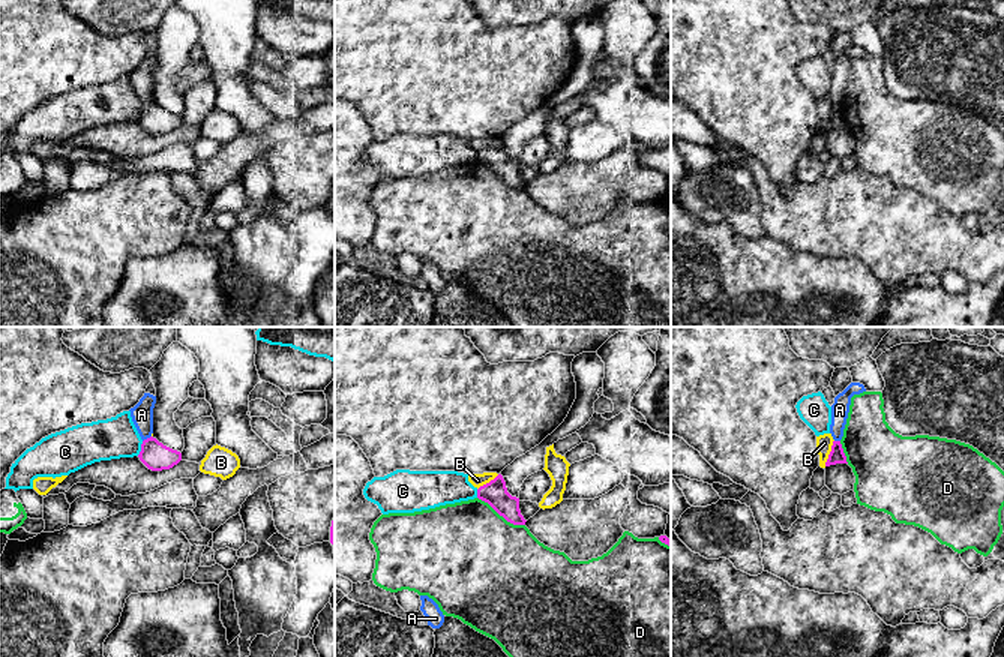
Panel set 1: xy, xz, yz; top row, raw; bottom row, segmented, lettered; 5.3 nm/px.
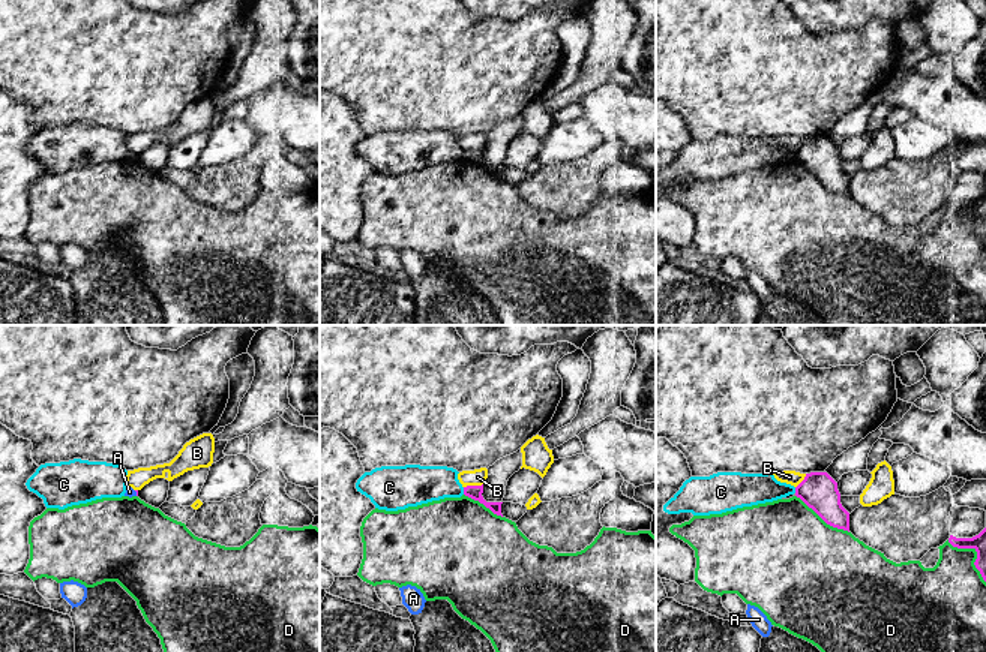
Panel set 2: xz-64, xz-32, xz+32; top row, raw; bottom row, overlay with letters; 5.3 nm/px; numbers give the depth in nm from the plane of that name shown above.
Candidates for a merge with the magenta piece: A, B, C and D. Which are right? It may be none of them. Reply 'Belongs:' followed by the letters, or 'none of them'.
Belongs: none of them

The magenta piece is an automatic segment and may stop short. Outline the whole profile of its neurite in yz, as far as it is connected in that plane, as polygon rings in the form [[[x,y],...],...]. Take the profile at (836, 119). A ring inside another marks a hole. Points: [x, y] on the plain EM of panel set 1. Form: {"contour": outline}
{"contour": [[[833,105],[831,116],[825,126],[825,130],[836,129],[836,128],[848,128],[840,105]]]}

